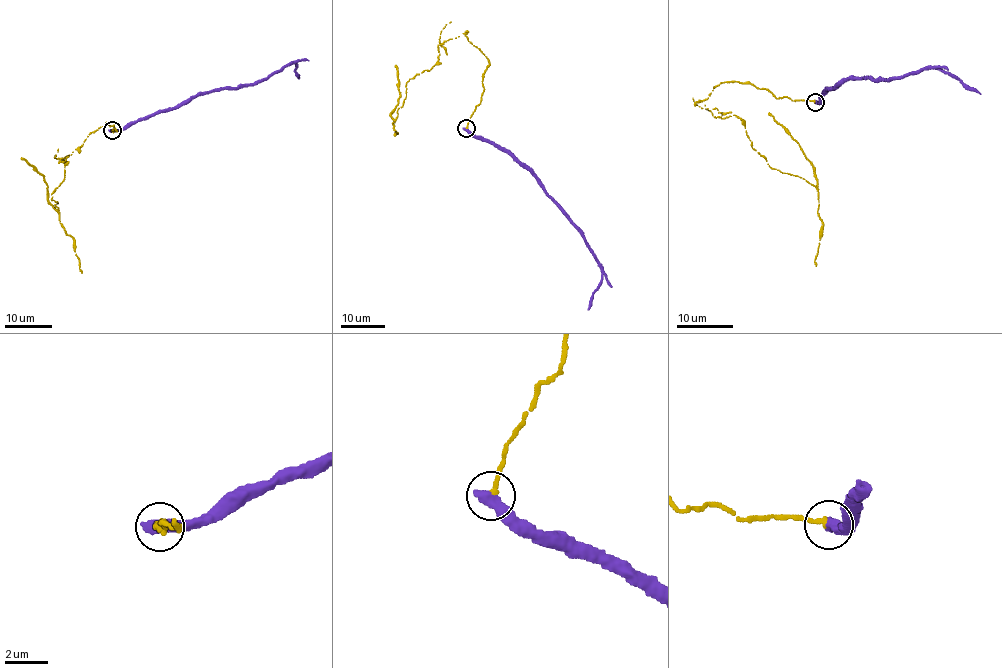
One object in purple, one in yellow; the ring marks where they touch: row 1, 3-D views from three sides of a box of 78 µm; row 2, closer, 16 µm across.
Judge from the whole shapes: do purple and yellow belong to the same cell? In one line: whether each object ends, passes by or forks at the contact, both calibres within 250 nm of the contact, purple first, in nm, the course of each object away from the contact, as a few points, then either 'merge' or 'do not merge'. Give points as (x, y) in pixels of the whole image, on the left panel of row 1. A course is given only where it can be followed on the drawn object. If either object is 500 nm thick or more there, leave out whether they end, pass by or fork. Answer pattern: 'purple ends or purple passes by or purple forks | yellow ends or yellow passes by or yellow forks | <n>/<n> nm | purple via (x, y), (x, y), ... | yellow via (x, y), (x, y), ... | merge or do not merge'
600/280 nm | purple via (113, 130), (122, 130), (180, 106), (196, 95), (250, 85), (284, 66), (297, 64), (298, 78) | yellow via (113, 130), (92, 131), (58, 162), (57, 209), (43, 176), (20, 158) | do not merge

